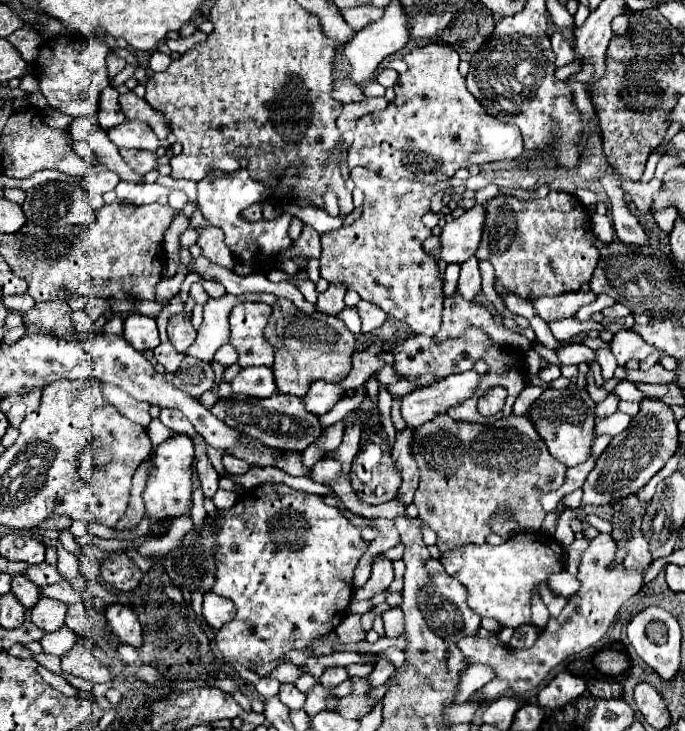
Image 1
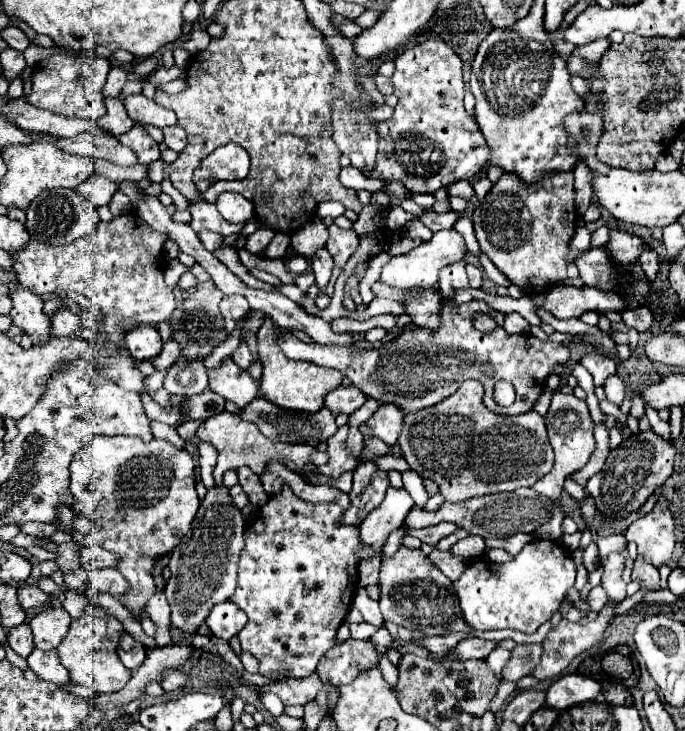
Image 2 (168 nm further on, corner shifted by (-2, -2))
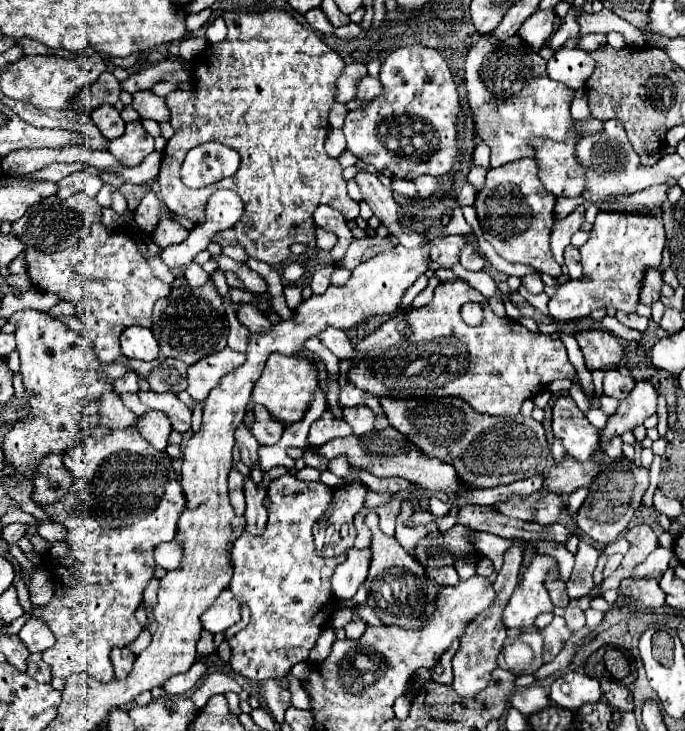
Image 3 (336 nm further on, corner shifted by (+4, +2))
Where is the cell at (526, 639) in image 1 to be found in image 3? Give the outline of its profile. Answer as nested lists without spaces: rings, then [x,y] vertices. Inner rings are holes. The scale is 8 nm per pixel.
[[[538,631],[508,637],[498,659],[498,667],[516,675],[536,673],[542,663],[542,635]]]

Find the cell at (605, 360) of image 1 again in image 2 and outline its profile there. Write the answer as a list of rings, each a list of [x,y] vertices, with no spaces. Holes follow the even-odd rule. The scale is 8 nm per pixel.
[[[610,375],[610,377],[606,379],[604,391],[606,391],[606,397],[608,397],[612,403],[620,405],[620,403],[624,401],[624,381],[622,381],[618,375]]]

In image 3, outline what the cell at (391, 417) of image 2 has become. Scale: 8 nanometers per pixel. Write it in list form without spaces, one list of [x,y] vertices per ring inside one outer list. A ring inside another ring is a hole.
[[[344,407],[342,409],[342,417],[344,421],[348,421],[354,429],[354,435],[364,435],[368,431],[374,429],[374,415],[372,411],[368,411],[368,407]]]

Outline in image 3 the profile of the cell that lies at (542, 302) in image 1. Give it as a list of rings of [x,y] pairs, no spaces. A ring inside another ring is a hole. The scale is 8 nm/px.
[[[600,211],[590,231],[588,243],[580,247],[582,279],[570,279],[558,287],[556,295],[548,303],[550,315],[558,321],[570,321],[590,317],[592,311],[608,307],[620,309],[624,313],[636,313],[644,273],[648,269],[662,271],[664,243],[666,237],[660,217]]]

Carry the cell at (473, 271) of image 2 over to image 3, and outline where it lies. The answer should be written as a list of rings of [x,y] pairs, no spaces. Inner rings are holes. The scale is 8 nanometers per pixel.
[[[470,241],[462,247],[460,263],[462,263],[462,267],[468,269],[468,271],[482,271],[482,269],[486,267],[486,259],[478,253],[476,245],[472,245]]]

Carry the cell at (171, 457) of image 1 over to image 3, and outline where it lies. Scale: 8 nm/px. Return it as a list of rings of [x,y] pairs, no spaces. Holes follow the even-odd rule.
[[[132,429],[118,431],[118,443],[110,439],[88,439],[86,443],[66,451],[62,463],[72,475],[72,485],[68,493],[60,499],[62,509],[54,509],[54,503],[42,505],[52,521],[60,523],[68,531],[64,539],[68,543],[68,555],[64,555],[62,559],[46,557],[46,567],[62,585],[62,593],[52,597],[48,605],[34,607],[32,611],[32,615],[44,621],[56,637],[56,643],[42,653],[42,661],[52,667],[54,677],[66,679],[72,673],[84,671],[98,681],[112,681],[114,669],[110,663],[110,651],[114,647],[130,645],[140,635],[142,627],[136,621],[134,611],[142,603],[142,591],[154,575],[156,563],[152,553],[158,543],[174,539],[178,517],[184,511],[182,487],[178,485],[170,461],[172,459],[164,451],[154,449]]]

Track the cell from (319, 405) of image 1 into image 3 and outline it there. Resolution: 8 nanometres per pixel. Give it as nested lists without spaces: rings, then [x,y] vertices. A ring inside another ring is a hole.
[[[342,383],[340,387],[340,405],[342,407],[358,407],[358,405],[366,405],[374,411],[376,415],[376,429],[382,431],[386,427],[390,427],[388,419],[384,417],[384,411],[380,407],[380,401],[376,399],[376,395],[372,395],[370,391],[360,391],[358,387],[354,387],[352,383]]]

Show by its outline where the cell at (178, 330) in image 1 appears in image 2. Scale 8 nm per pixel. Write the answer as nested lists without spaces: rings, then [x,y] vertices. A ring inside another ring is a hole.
[[[168,341],[168,343],[164,345],[162,353],[160,353],[158,357],[152,359],[154,367],[156,367],[156,369],[168,369],[170,365],[174,365],[174,363],[178,361],[178,357],[180,357],[180,349],[182,349],[180,343],[176,343],[176,341]]]

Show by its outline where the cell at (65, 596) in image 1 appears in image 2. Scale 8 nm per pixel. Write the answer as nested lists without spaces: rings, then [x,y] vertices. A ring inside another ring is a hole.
[[[26,586],[20,588],[20,603],[24,609],[30,609],[30,607],[42,607],[44,603],[50,601],[50,595],[44,593],[40,587]]]

